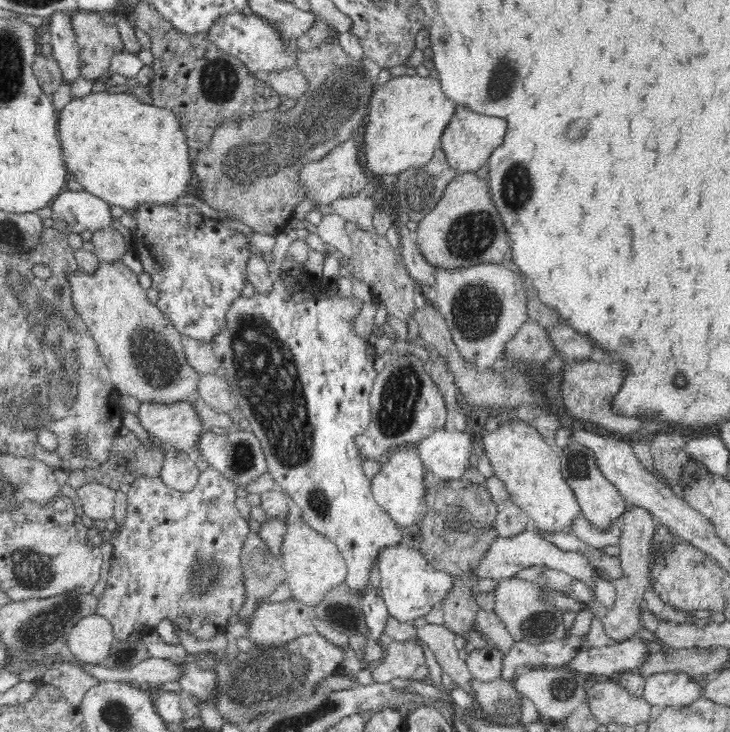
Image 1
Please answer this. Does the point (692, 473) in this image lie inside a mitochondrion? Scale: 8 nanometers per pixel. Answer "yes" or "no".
yes

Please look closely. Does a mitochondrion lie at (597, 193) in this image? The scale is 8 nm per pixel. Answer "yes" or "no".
no

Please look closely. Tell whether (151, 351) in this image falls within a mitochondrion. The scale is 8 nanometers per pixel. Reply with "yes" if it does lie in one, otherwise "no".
yes

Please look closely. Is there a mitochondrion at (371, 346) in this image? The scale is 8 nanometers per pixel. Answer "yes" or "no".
no

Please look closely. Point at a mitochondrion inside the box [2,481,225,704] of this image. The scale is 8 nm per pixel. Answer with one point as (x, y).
(34, 569)

